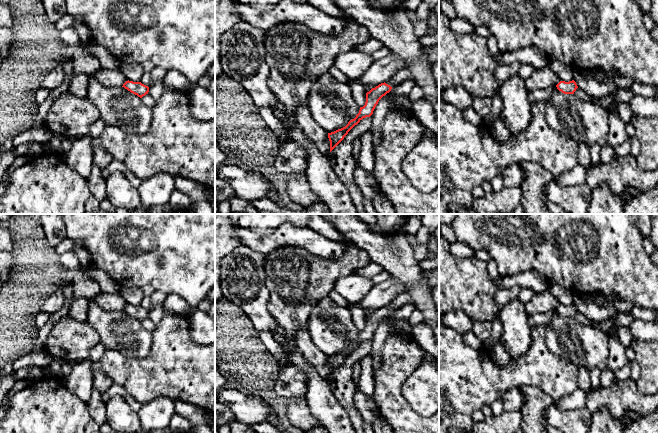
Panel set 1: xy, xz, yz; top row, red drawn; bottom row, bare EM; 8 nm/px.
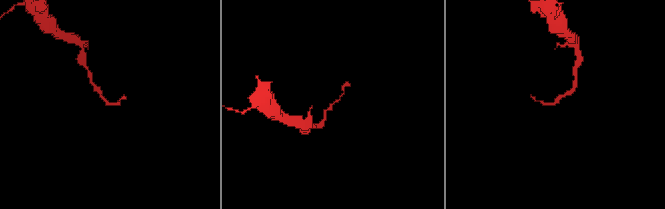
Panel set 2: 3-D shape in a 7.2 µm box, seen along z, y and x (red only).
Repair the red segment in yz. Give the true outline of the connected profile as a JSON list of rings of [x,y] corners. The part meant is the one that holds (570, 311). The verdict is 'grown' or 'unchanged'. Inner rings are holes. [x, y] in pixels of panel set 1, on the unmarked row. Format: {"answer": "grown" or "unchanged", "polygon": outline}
{"answer": "unchanged", "polygon": [[[574,304],[569,305],[569,306],[560,305],[556,309],[556,311],[559,315],[561,315],[564,318],[574,318],[574,316],[578,312],[578,310]]]}

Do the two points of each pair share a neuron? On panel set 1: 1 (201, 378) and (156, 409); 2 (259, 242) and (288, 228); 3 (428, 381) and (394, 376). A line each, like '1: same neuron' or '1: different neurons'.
1: different neurons
2: same neuron
3: different neurons

